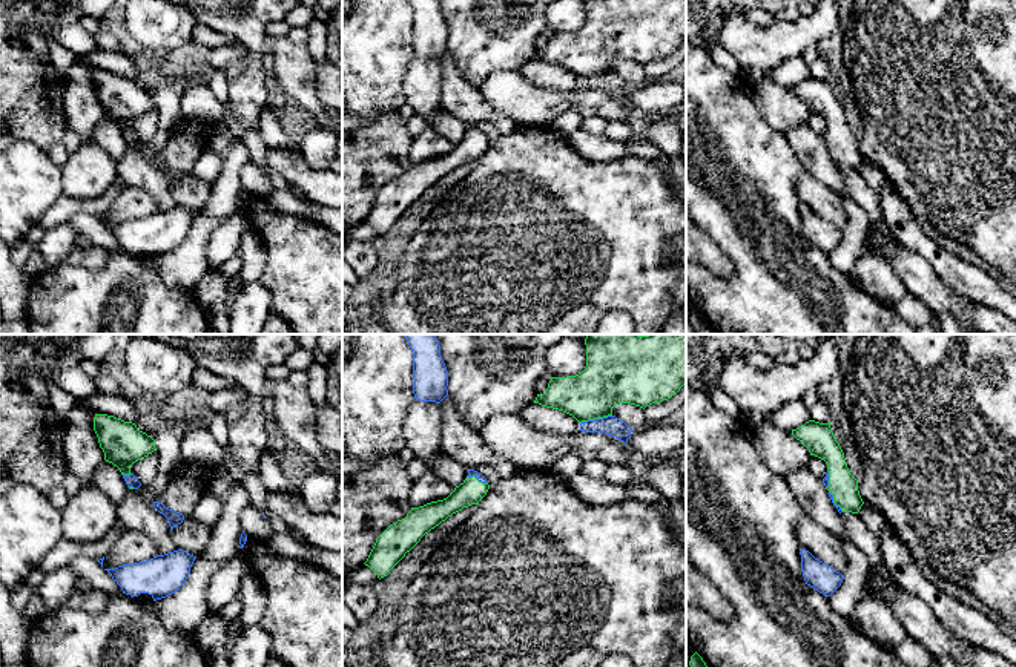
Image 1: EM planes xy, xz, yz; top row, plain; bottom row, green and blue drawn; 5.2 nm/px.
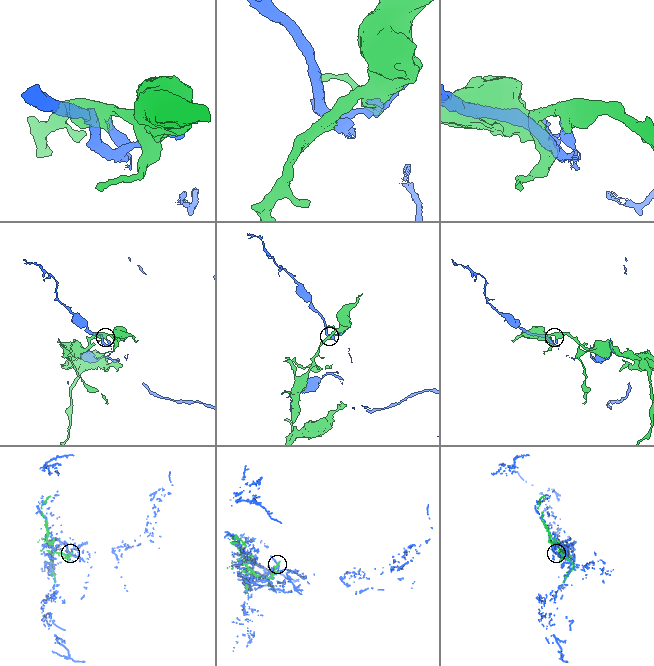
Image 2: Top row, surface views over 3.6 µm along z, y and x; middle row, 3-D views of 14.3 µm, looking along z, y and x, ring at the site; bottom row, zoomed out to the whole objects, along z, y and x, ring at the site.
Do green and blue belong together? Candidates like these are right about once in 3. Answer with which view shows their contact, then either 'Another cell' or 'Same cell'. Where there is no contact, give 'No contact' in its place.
Touches green in xz. Another cell

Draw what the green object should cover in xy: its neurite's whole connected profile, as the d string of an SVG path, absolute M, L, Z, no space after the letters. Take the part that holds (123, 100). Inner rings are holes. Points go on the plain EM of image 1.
M95 71L94 87L104 109L104 117L117 123L124 132L130 132L135 118L157 107L150 92L140 87L135 80L114 72Z

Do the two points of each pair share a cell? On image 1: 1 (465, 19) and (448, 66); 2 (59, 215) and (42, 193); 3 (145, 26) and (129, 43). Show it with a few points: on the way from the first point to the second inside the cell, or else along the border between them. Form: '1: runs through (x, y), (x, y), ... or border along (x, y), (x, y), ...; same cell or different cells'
1: border along (448, 51), (456, 69), (473, 88); different cells
2: border along (62, 195), (37, 224); different cells
3: border along (125, 16), (125, 28), (137, 42), (168, 48); different cells

